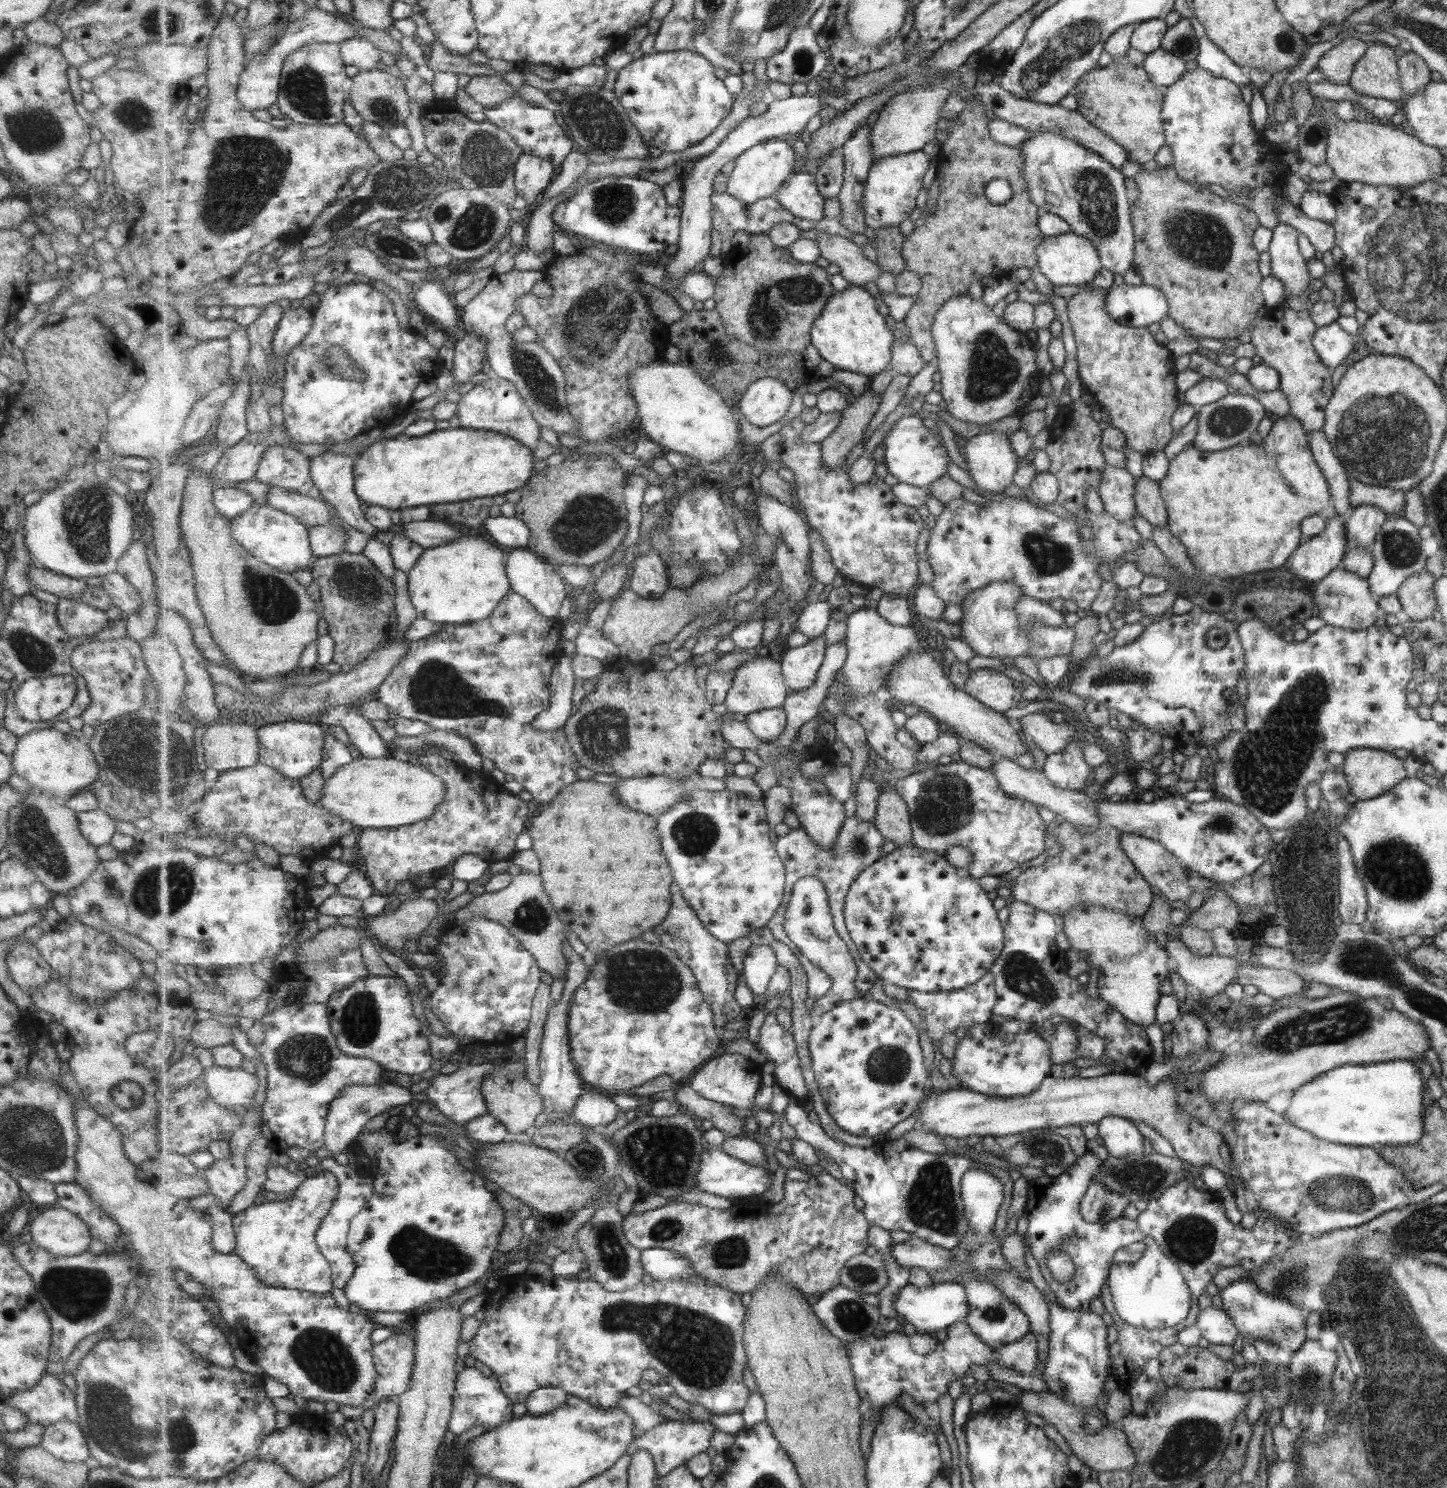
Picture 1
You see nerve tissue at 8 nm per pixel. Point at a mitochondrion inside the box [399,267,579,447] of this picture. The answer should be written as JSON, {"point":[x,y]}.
{"point":[539,379]}

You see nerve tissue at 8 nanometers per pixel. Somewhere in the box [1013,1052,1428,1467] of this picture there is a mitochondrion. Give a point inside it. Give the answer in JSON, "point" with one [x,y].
{"point":[1340,1192]}

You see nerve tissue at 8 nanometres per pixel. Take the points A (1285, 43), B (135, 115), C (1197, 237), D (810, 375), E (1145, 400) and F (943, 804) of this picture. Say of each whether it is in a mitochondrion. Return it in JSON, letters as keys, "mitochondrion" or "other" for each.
{"A":"mitochondrion","B":"mitochondrion","C":"mitochondrion","D":"other","E":"other","F":"mitochondrion"}

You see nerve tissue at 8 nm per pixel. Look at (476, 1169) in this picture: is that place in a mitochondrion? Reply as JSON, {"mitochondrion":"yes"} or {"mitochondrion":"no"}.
{"mitochondrion":"no"}

